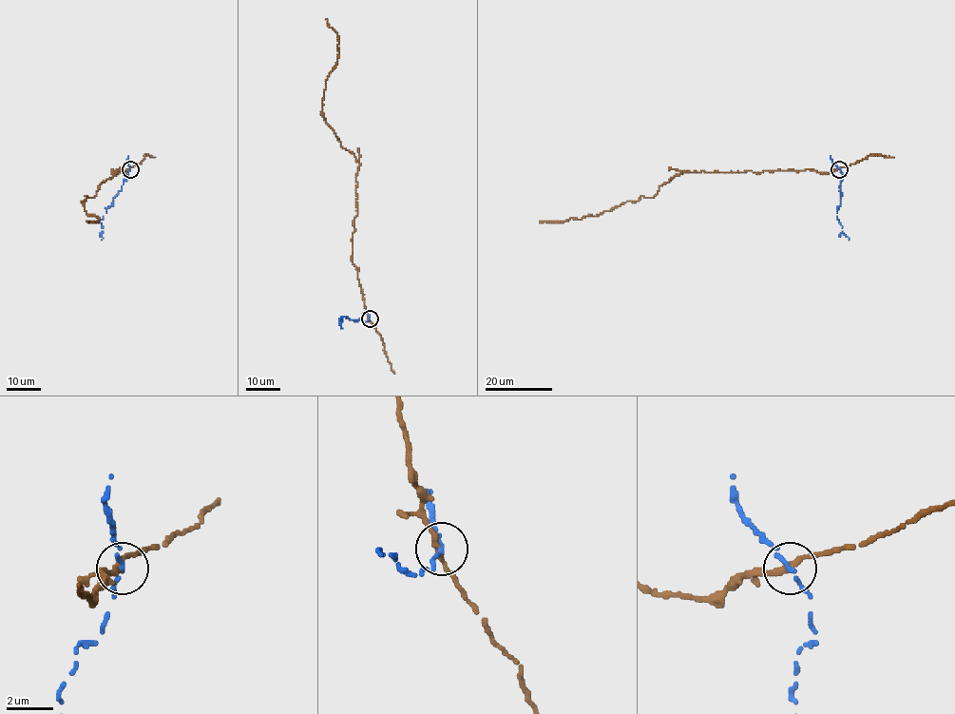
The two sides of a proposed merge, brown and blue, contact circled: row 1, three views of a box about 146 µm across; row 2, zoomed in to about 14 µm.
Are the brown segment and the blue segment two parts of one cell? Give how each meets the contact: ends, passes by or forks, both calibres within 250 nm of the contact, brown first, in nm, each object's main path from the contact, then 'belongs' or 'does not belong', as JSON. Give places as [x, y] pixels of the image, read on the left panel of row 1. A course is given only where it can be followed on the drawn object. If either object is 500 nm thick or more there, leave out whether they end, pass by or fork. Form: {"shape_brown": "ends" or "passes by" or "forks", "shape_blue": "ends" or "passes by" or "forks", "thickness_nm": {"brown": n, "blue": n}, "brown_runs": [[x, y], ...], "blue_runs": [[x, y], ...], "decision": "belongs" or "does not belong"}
{"shape_brown": "passes by", "shape_blue": "passes by", "thickness_nm": {"brown": 240, "blue": 190}, "brown_runs": [[129, 169], [112, 170], [120, 172], [104, 181], [94, 197], [86, 196], [84, 209], [99, 222], [86, 221]], "blue_runs": [[130, 169], [121, 190], [101, 220], [102, 239]], "decision": "does not belong"}

